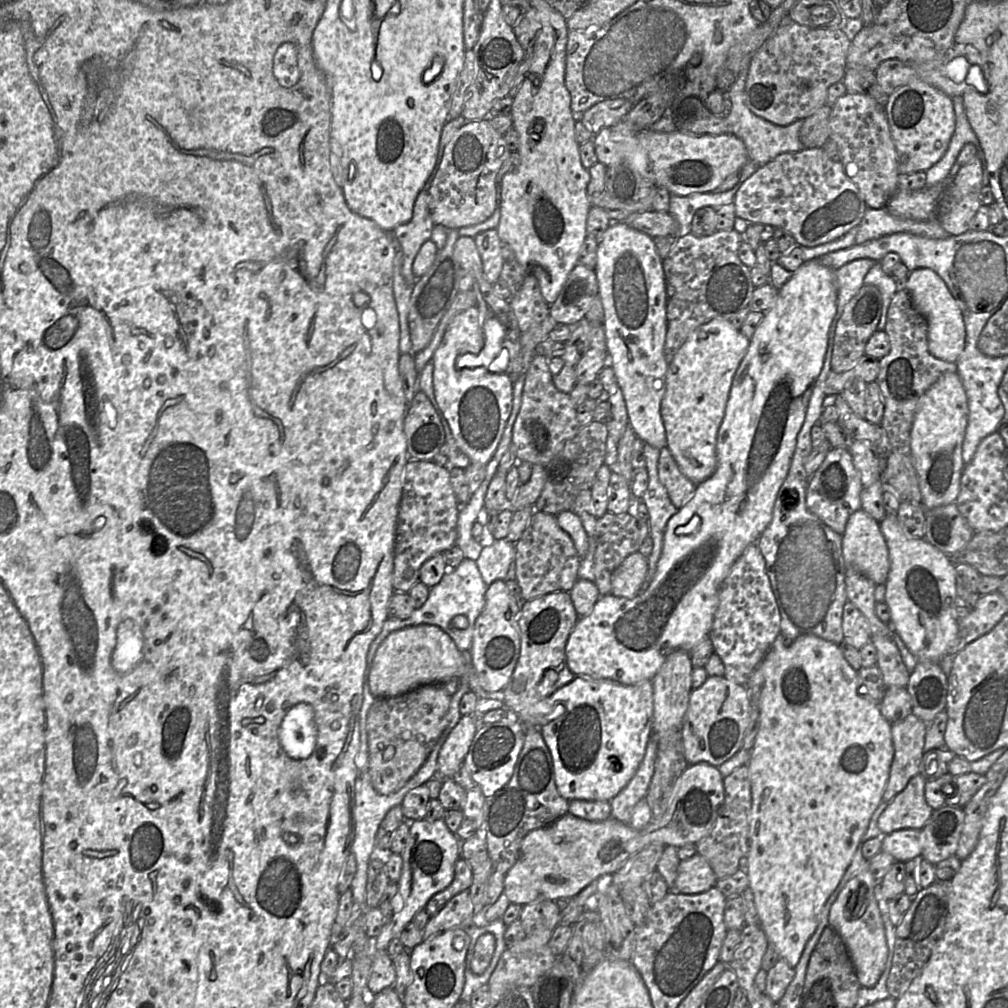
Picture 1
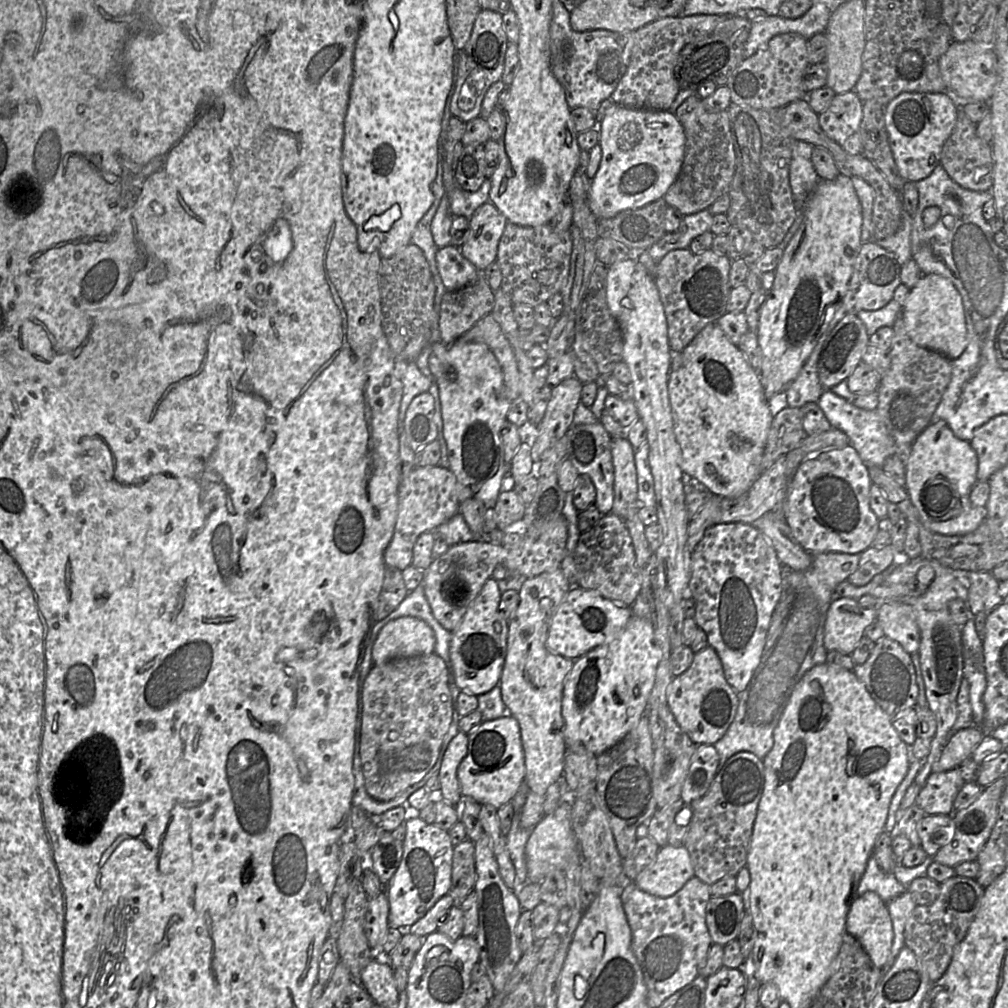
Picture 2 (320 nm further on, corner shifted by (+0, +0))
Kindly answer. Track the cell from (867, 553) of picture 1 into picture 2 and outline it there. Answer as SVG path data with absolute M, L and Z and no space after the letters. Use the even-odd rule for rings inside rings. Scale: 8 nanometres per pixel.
M944 420L937 421L935 423L930 423L921 433L920 435L916 438L914 443L912 444L911 452L909 455L909 458L906 463L906 489L907 492L910 496L910 499L913 503L913 505L916 507L919 515L920 515L920 520L922 524L931 532L945 535L945 536L953 536L953 535L965 535L970 532L973 532L976 530L979 525L985 521L987 517L987 509L985 507L977 507L972 504L970 500L970 493L973 489L973 487L977 483L977 471L978 471L978 457L975 452L975 450L972 448L970 442L961 440L957 438L948 424Z

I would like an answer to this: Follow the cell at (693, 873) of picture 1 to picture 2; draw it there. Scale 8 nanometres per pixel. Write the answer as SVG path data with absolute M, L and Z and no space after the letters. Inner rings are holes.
M667 844L659 849L653 865L637 875L634 884L645 893L668 898L693 877L694 870L687 849Z

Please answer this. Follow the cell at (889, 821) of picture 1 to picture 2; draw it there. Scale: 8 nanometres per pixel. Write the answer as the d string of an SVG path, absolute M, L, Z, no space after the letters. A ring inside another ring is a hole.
M959 768L933 772L921 788L915 804L929 815L953 814L954 800L964 783Z

